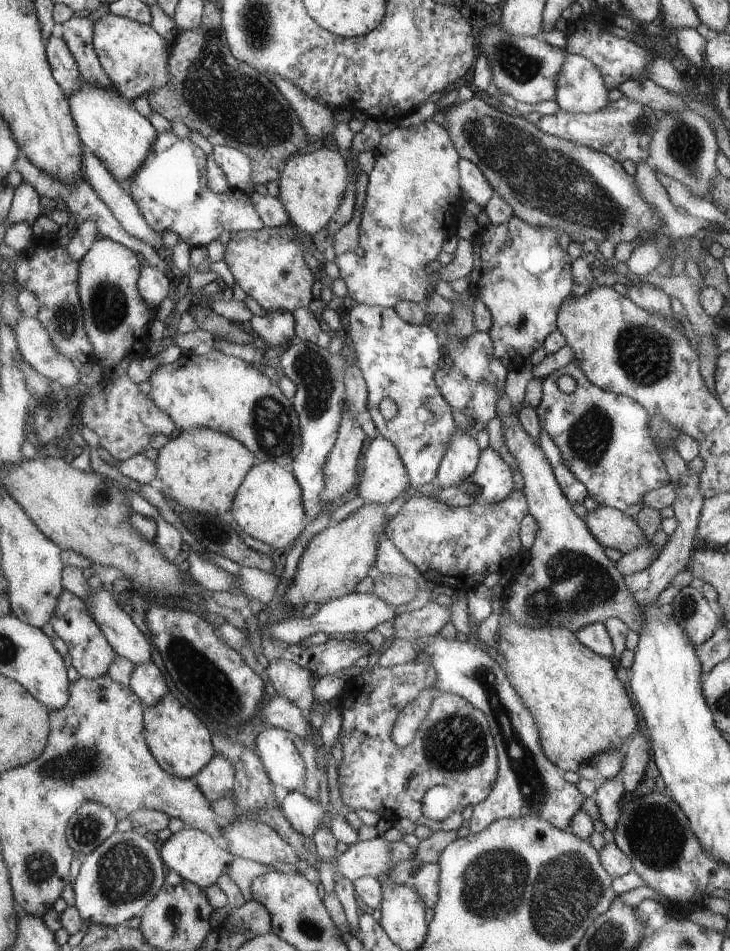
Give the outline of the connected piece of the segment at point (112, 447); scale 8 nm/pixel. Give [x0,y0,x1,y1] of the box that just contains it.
[77,237,177,461]

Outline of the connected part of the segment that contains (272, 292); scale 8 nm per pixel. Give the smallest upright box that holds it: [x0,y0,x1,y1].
[224,224,314,311]

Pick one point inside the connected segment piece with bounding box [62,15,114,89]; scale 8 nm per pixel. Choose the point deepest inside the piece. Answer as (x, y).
(78, 34)

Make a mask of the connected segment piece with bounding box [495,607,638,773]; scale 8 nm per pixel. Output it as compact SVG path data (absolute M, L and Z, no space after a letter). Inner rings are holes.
M502 607L500 614L496 616L499 618L499 628L495 653L504 662L509 682L516 688L517 694L537 723L541 748L549 762L561 770L576 773L581 765L586 765L593 757L614 749L622 750L622 746L626 746L632 737L632 732L636 731L638 718L626 688L616 676L612 662L590 651L565 627L527 627L515 619L506 607Z

